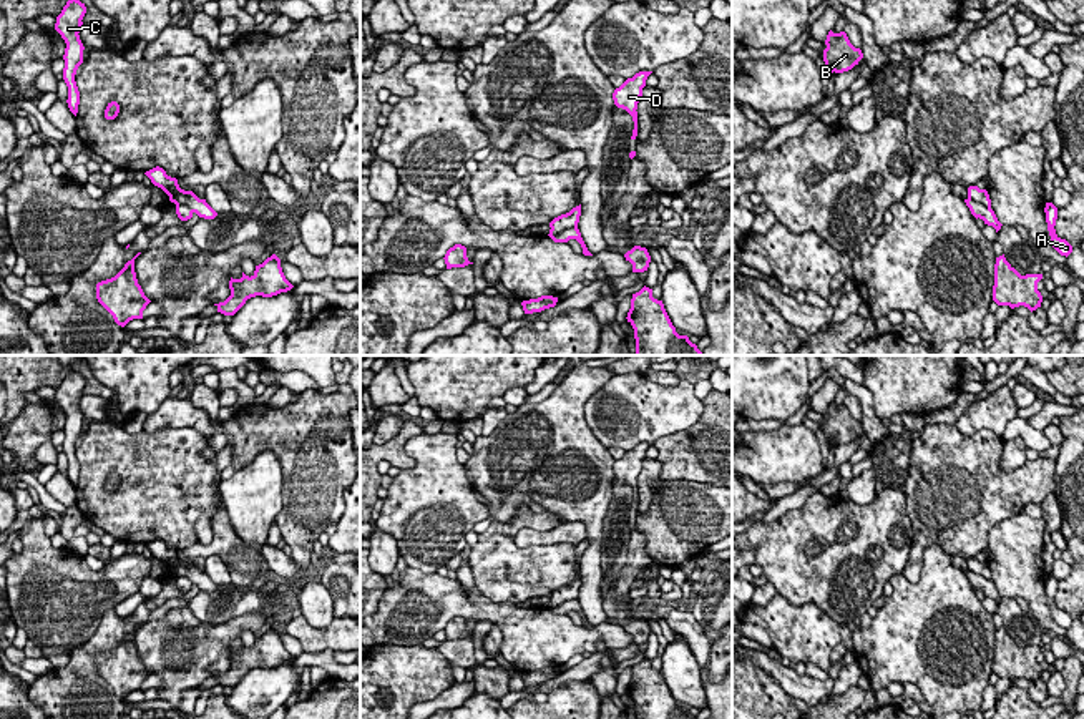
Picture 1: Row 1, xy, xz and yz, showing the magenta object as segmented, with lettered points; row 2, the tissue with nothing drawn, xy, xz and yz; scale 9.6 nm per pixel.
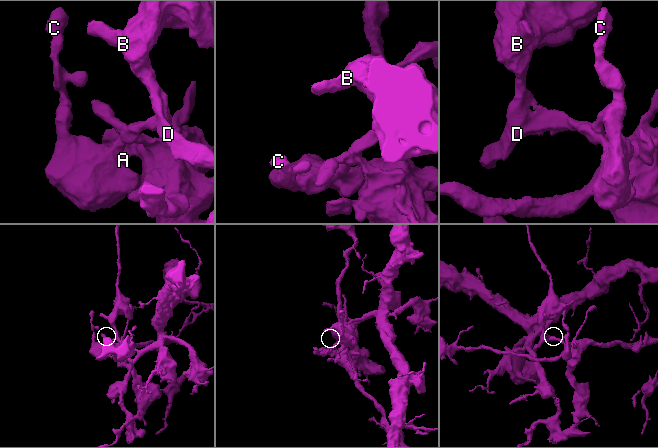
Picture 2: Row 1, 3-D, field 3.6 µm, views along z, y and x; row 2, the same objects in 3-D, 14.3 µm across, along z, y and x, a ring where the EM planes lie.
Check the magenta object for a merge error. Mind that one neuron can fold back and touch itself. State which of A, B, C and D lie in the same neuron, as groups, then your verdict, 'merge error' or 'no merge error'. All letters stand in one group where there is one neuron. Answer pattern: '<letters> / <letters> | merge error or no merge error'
A / B C D | merge error

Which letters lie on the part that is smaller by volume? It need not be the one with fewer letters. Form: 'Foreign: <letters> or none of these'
Foreign: A

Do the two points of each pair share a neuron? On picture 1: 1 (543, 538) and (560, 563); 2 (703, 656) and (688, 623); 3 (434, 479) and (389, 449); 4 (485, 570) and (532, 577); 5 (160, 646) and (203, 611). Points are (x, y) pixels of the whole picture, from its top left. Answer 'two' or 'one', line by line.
1: two
2: one
3: two
4: one
5: two

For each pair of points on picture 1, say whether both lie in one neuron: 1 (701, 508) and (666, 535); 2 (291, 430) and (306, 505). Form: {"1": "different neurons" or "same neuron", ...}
{"1": "same neuron", "2": "same neuron"}

